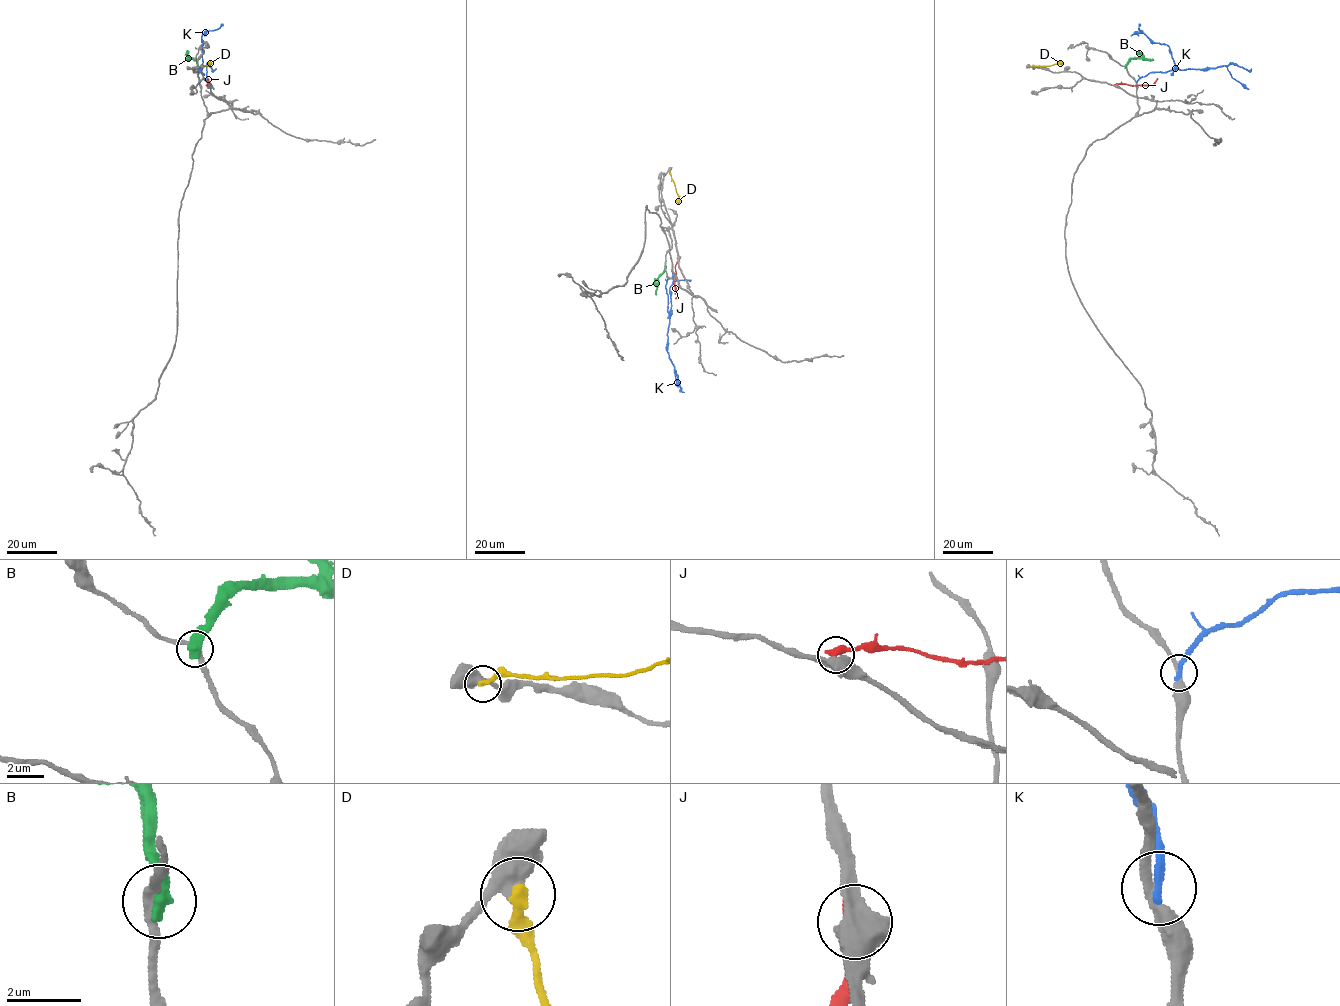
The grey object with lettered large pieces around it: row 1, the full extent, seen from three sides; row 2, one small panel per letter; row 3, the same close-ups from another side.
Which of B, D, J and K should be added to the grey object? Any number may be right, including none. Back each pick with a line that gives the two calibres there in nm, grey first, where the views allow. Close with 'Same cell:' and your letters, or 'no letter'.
D: 480/320 nm
Same cell: D

